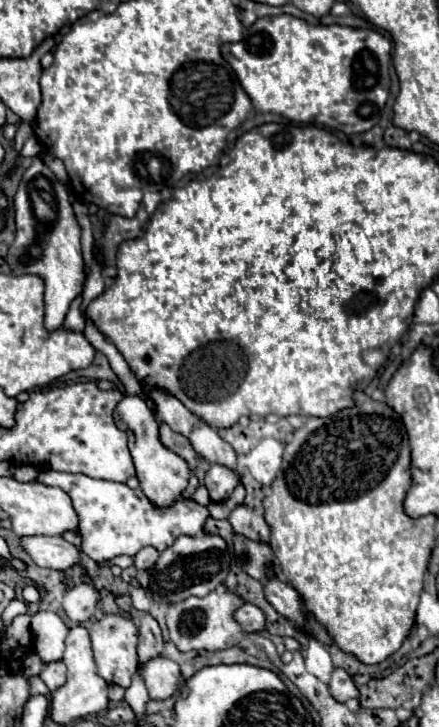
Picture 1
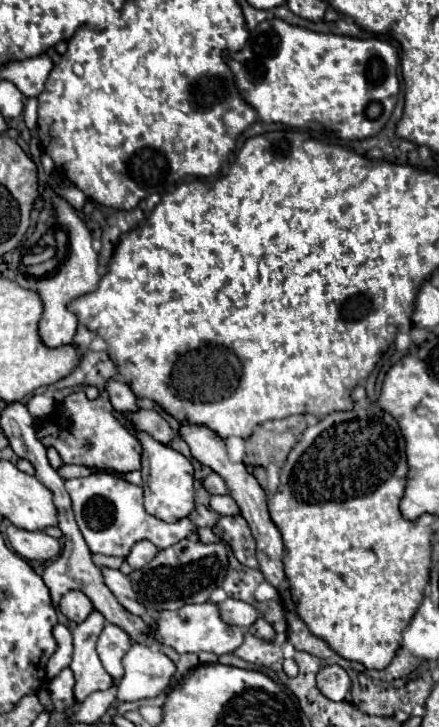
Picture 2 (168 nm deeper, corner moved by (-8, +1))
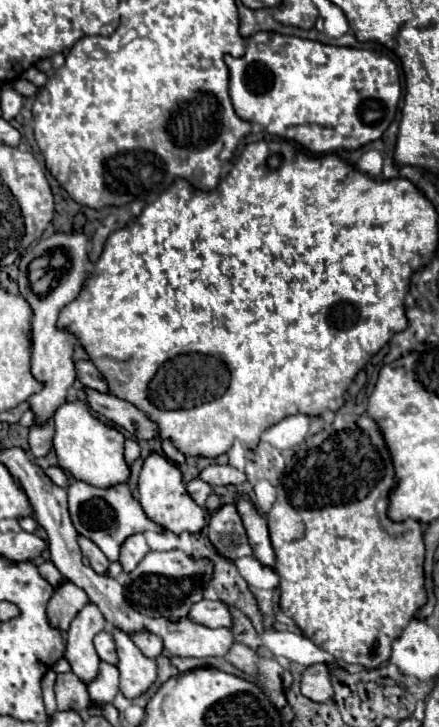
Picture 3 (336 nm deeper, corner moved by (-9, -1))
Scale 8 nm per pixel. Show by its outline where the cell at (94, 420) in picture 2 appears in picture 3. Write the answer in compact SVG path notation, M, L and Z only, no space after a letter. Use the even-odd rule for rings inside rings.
M126 438L126 444L124 444L124 458L126 458L126 464L132 466L136 458L140 458L140 446L136 440L130 440Z

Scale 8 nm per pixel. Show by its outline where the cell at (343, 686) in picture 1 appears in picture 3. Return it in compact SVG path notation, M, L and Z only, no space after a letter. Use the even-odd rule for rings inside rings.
M314 664L302 674L302 694L314 702L326 702L334 698L334 686L326 664Z

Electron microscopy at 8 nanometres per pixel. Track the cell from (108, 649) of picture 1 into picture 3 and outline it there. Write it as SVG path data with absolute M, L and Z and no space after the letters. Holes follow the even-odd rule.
M100 632L96 638L94 638L94 646L96 646L96 652L100 656L100 660L108 662L108 664L118 664L118 654L116 654L116 644L114 644L114 638L110 632Z

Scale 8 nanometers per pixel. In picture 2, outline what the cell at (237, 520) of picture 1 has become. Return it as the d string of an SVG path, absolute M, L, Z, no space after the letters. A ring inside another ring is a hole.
M211 496L211 510L215 510L217 514L221 516L233 516L233 514L239 514L237 510L237 504L233 502L233 498L229 496Z

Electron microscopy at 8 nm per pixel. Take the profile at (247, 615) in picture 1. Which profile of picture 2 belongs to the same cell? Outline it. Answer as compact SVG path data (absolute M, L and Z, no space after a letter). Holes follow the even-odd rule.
M227 598L225 602L217 604L221 620L229 622L229 626L241 626L241 628L249 628L257 618L257 610L253 610L253 606L249 606L247 602L235 600L235 598Z

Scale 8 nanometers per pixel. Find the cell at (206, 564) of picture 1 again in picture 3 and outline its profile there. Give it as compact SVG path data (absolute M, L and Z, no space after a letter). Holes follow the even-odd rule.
M182 550L170 552L148 552L144 560L128 574L124 586L124 596L128 604L144 616L164 616L164 618L182 618L188 616L192 604L204 598L204 588L214 576L214 562L210 558L186 556Z

